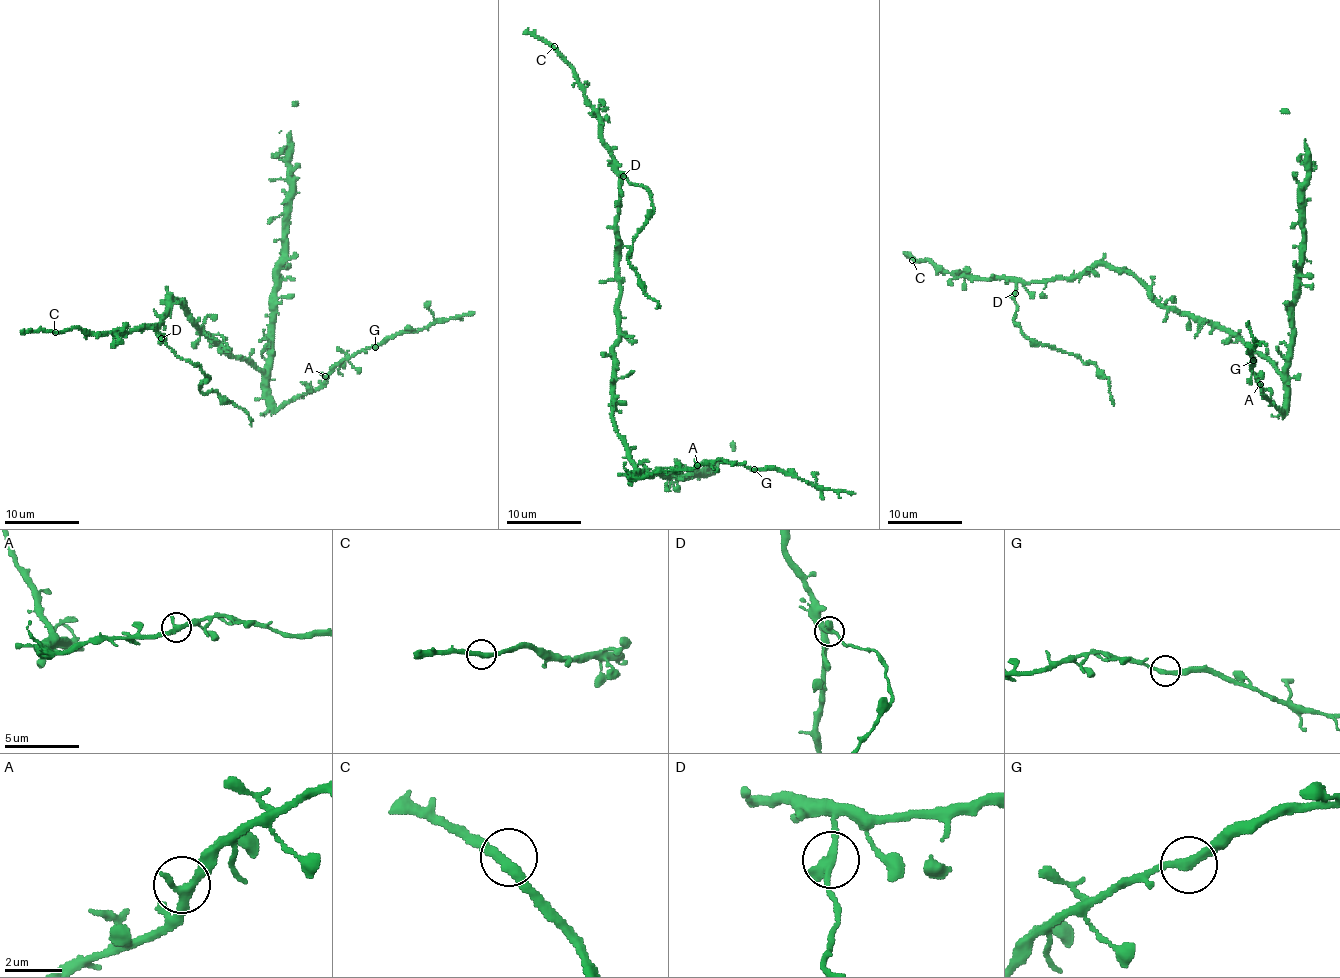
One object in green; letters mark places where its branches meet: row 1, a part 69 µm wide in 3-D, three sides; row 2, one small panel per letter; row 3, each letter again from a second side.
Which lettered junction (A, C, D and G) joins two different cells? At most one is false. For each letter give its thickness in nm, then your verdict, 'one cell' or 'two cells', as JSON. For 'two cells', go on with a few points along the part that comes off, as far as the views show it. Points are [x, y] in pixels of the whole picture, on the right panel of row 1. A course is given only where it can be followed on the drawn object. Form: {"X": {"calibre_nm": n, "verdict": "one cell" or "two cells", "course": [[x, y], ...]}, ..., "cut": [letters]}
{"A": {"calibre_nm": 320, "verdict": "one cell"}, "C": {"calibre_nm": 320, "verdict": "one cell"}, "D": {"calibre_nm": 320, "verdict": "two cells", "course": [[1015, 294], [1014, 320], [1027, 337], [1072, 353], [1083, 362], [1096, 364], [1107, 377], [1113, 406]]}, "G": {"calibre_nm": 280, "verdict": "one cell"}, "cut": ["D"]}

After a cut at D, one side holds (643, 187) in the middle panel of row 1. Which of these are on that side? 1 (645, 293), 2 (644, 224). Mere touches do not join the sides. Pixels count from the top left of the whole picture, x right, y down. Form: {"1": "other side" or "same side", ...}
{"1": "same side", "2": "same side"}

